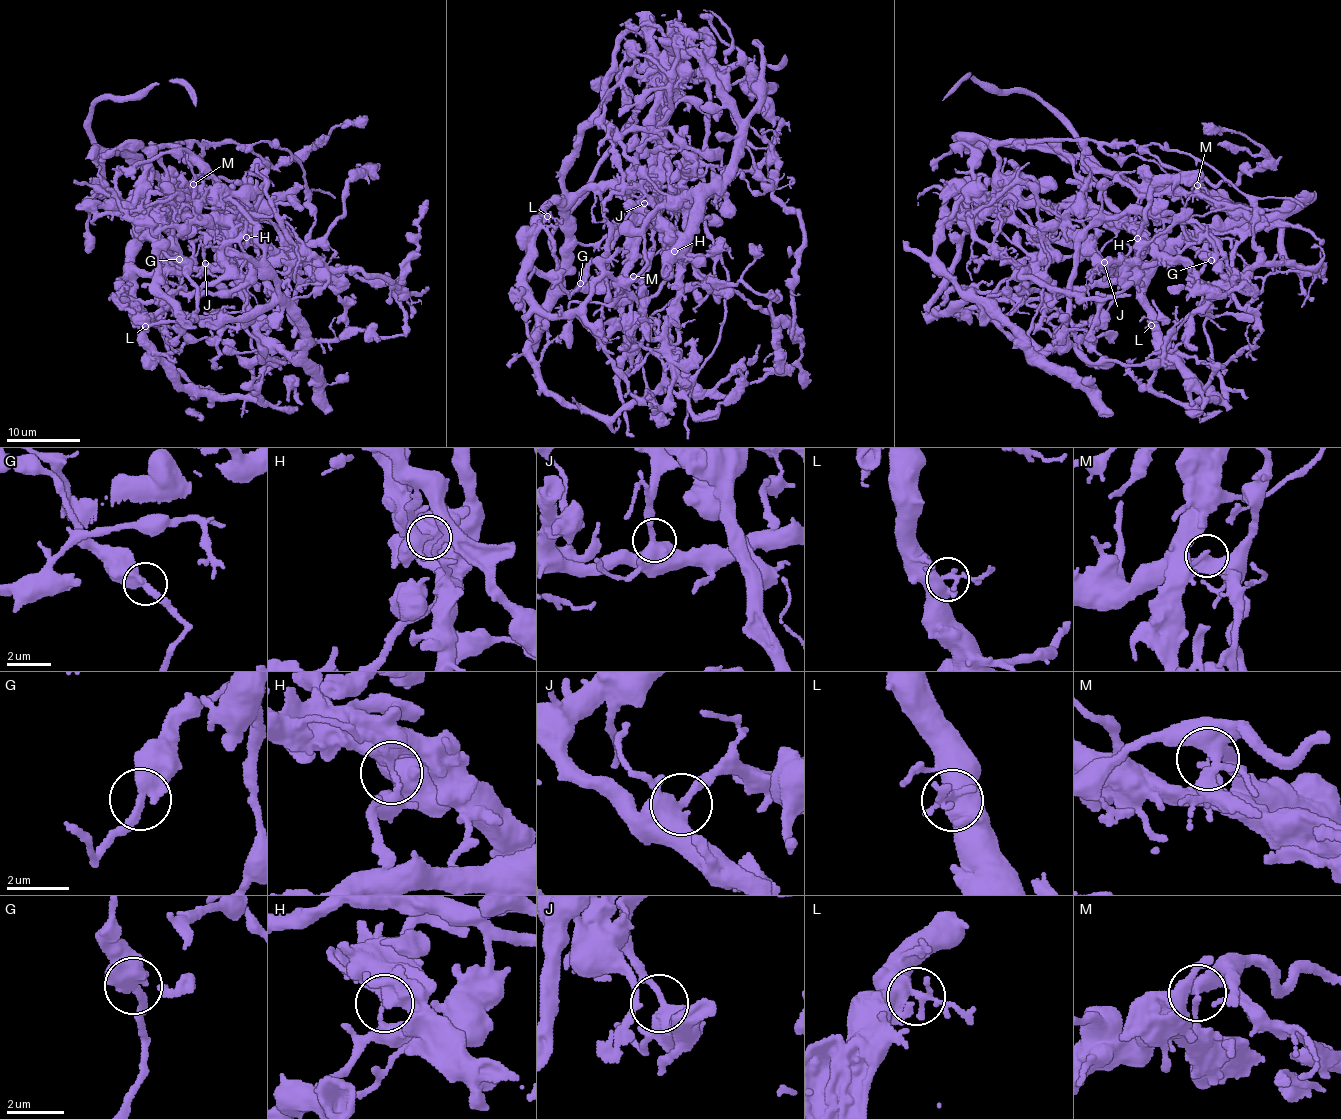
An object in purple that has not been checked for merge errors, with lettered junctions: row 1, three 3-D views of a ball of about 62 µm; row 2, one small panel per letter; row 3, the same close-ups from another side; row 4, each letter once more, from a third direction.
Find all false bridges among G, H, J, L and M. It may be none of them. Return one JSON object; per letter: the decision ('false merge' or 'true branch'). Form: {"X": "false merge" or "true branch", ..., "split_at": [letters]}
{"G": "false merge", "H": "false merge", "J": "true branch", "L": "true branch", "M": "false merge", "split_at": ["G", "H", "M"]}

